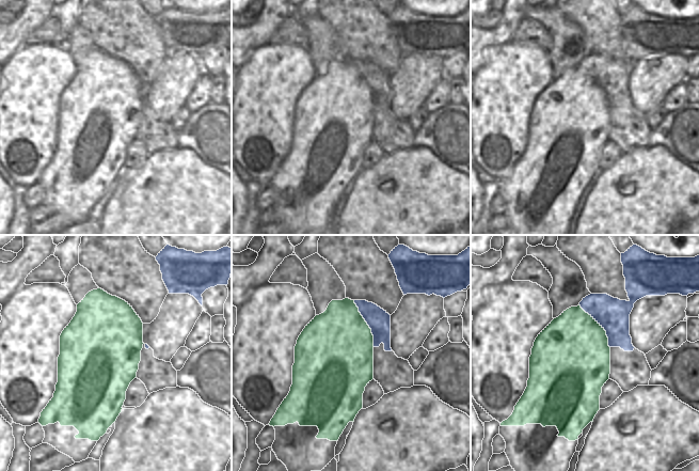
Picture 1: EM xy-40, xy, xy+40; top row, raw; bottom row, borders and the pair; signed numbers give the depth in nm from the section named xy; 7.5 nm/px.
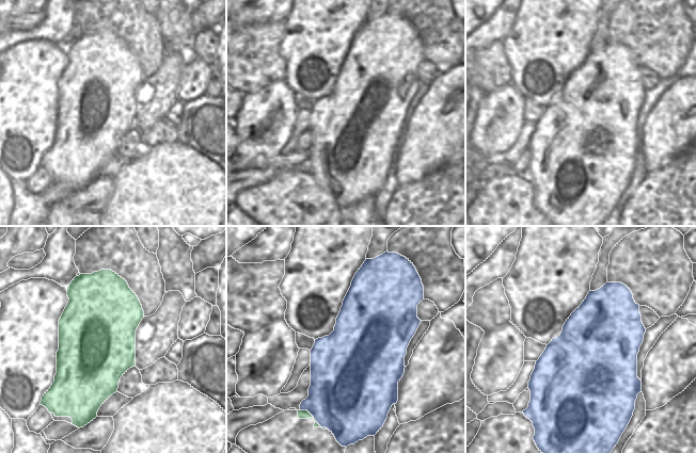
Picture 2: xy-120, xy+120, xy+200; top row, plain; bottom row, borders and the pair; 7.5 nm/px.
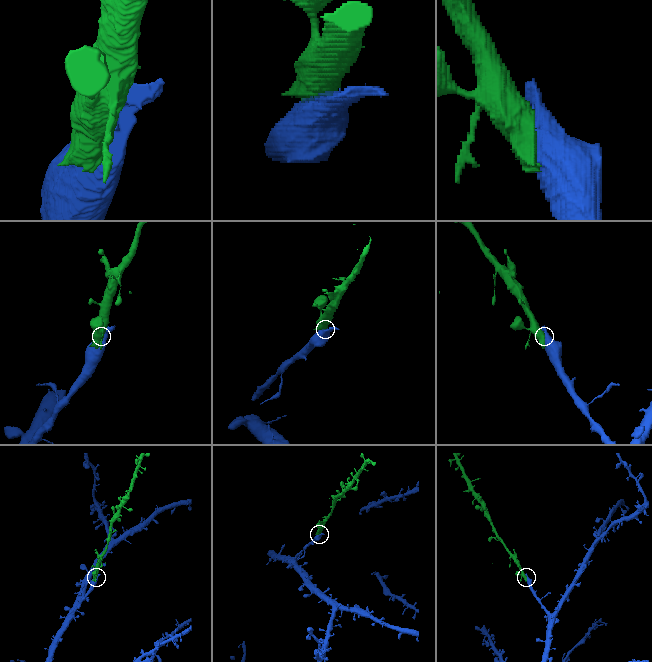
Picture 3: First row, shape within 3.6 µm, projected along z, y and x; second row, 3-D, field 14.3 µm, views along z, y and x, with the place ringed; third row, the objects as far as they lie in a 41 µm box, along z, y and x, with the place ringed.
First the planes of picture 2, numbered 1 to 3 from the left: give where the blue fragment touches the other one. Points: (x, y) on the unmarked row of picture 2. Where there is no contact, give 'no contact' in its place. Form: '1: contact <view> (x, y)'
1: no contact
2: contact xy+120 (313, 179)
3: no contact

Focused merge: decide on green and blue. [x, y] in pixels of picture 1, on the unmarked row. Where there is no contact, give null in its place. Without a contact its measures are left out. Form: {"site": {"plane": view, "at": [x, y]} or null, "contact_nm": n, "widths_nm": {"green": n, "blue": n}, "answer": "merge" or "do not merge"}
{"site": {"plane": "xy+40", "at": [600, 87]}, "contact_nm": 400, "widths_nm": {"green": 500, "blue": 240}, "answer": "merge"}

